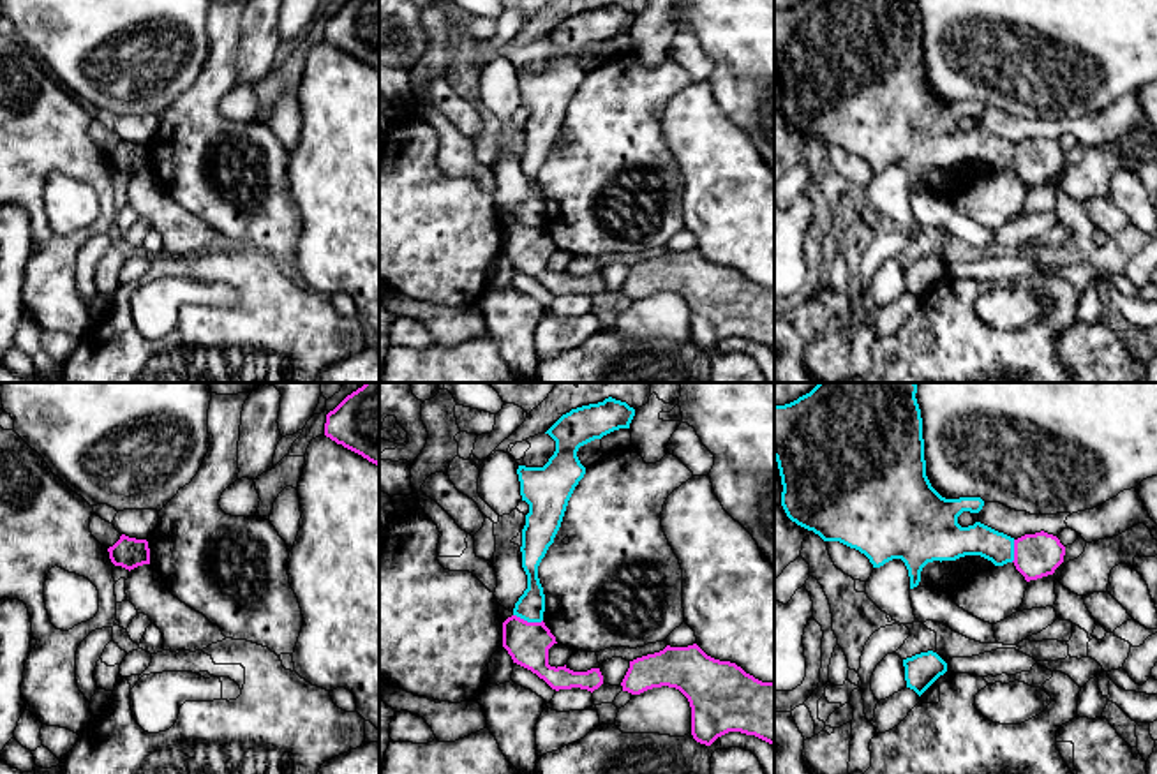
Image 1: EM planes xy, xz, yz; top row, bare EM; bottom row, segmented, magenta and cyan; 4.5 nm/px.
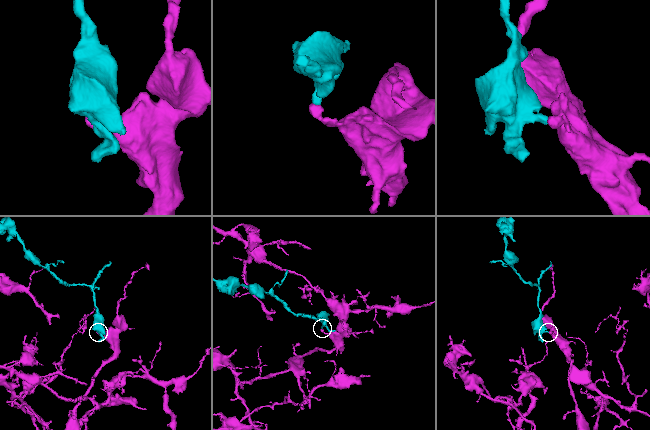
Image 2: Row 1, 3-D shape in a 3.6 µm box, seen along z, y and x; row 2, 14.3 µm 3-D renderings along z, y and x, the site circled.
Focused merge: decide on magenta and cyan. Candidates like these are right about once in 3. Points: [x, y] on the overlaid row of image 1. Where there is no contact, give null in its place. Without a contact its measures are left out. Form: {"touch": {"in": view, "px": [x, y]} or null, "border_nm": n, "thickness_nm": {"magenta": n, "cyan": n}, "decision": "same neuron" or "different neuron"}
{"touch": {"in": "xz", "px": [526, 621]}, "border_nm": 140, "thickness_nm": {"magenta": 200, "cyan": 130}, "decision": "different neuron"}

